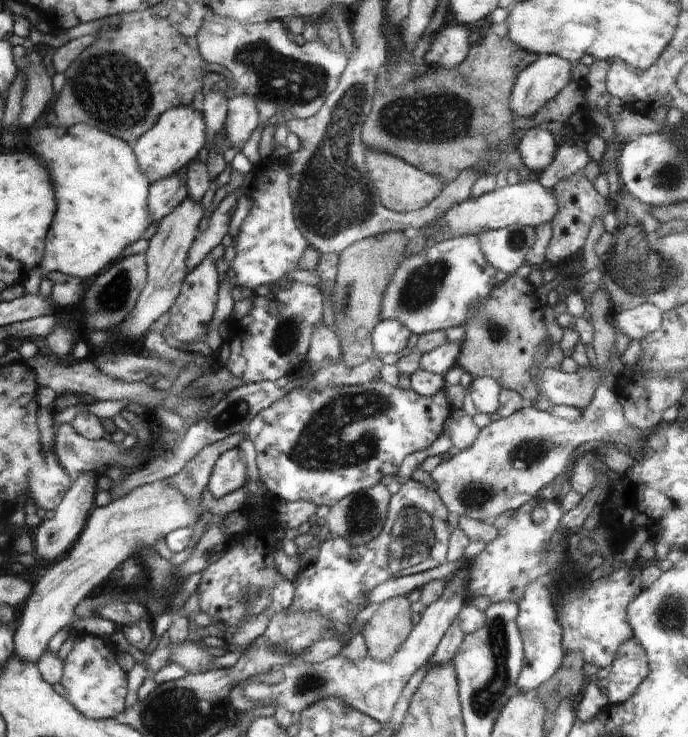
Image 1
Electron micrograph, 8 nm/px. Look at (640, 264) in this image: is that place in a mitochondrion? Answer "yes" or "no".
yes

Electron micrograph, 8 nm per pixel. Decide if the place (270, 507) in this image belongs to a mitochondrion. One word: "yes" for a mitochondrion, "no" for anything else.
no

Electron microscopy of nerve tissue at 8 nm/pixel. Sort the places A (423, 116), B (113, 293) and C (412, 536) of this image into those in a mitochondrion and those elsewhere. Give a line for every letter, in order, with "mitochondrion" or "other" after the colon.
A: mitochondrion
B: mitochondrion
C: mitochondrion

